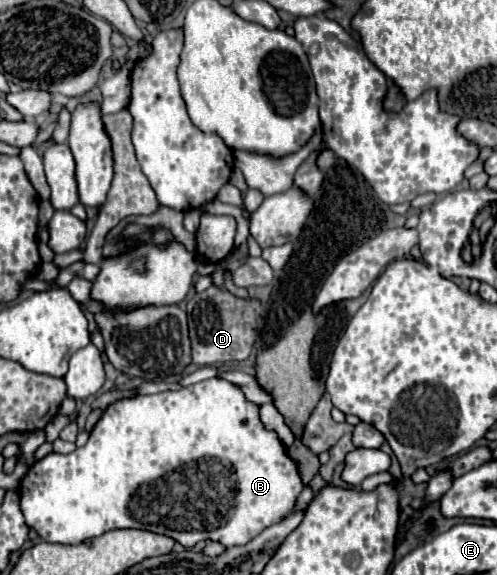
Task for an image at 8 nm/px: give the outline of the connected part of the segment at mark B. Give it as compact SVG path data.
M212 378L212 380L204 380L204 382L198 382L198 384L186 386L178 392L134 396L130 400L114 402L112 406L106 408L106 412L102 414L102 418L98 420L98 424L90 432L90 440L86 442L86 446L76 448L72 454L66 454L66 456L50 452L46 458L42 458L34 466L30 466L30 470L24 476L22 486L20 486L20 506L22 506L22 512L24 512L26 524L30 528L34 528L40 534L40 538L46 540L46 542L80 544L80 542L84 542L88 538L96 538L96 536L100 536L108 530L142 528L142 530L150 530L150 532L156 532L156 534L170 536L176 542L180 542L184 548L192 548L196 542L206 540L206 538L222 542L224 546L238 546L238 544L250 542L264 528L268 528L268 526L280 522L284 516L288 516L292 512L294 502L296 502L298 494L302 492L302 488L304 488L304 484L298 476L296 464L284 452L282 442L278 442L278 438L274 438L274 434L264 430L264 426L258 418L258 406L252 404L252 402L246 402L246 398L238 390L238 386L234 386L226 380L220 380L220 378Z

